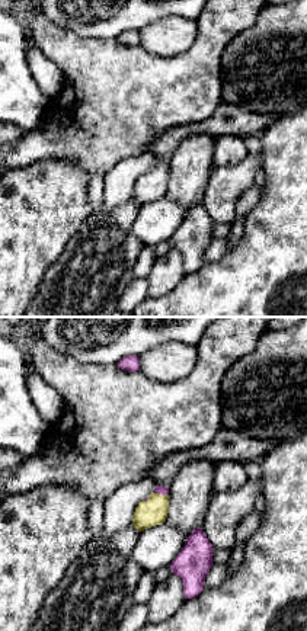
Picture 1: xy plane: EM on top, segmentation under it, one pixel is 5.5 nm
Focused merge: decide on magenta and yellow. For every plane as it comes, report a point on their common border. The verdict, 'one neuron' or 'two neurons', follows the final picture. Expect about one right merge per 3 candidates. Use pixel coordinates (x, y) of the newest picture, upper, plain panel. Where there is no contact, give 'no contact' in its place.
meets magenta at (162, 169)

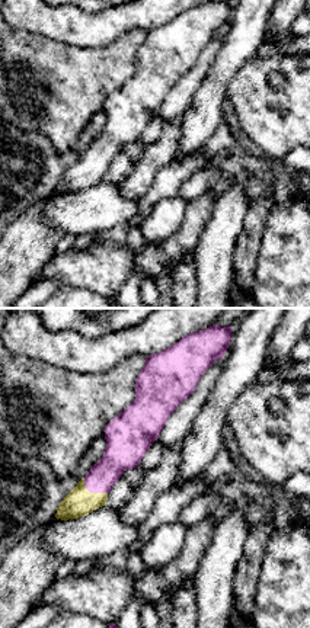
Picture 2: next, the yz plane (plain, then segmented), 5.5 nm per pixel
meets magenta at (92, 166)

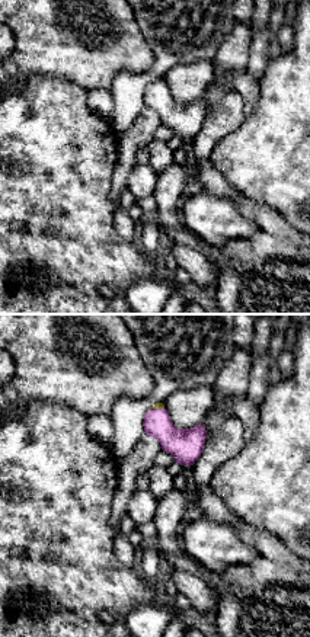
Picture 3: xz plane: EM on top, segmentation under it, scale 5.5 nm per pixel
meets magenta at (157, 83)

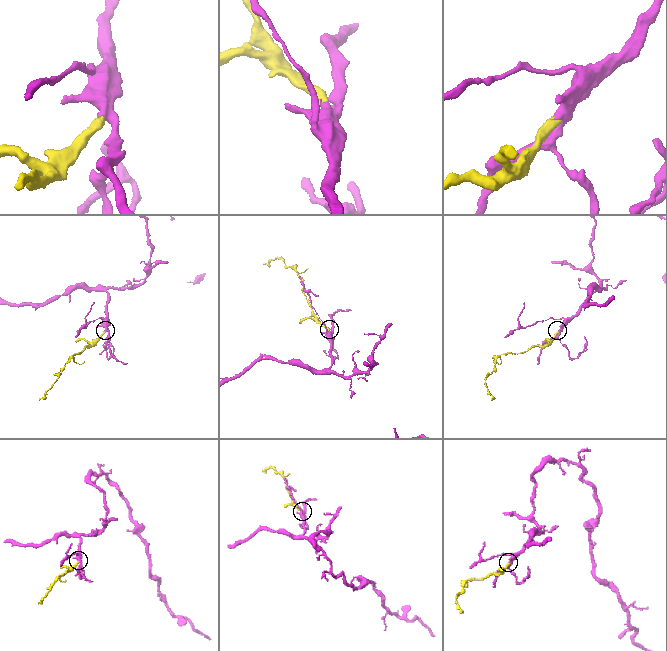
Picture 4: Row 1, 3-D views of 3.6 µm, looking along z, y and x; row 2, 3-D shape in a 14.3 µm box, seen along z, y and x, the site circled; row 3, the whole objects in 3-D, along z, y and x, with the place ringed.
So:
one neuron

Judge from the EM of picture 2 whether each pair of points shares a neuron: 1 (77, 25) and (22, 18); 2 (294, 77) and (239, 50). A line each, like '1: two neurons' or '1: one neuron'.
1: one neuron
2: two neurons

